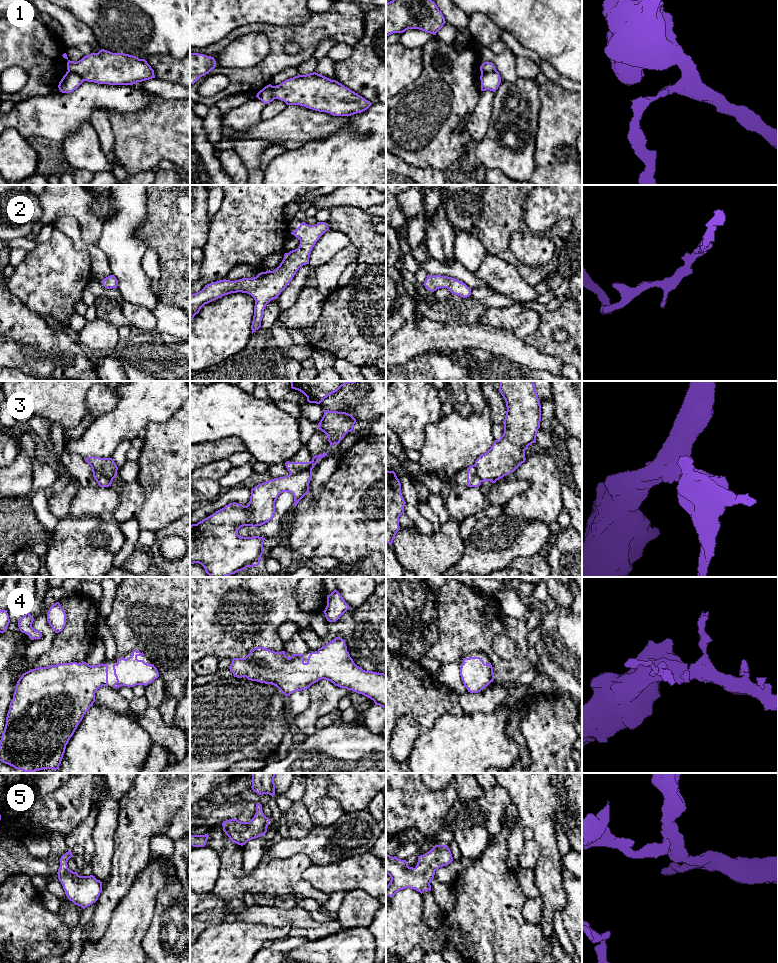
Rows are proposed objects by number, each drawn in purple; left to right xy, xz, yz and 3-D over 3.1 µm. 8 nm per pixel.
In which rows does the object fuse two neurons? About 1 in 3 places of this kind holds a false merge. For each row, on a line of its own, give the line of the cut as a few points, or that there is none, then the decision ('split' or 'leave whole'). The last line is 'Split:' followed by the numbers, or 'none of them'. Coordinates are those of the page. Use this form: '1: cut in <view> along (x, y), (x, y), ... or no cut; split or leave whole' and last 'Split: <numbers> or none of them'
1: cut in xy along (68, 70), (77, 73), (84, 80); split
2: no cut; leave whole
3: cut in xz along (311, 469), (290, 474); split
4: no cut; leave whole
5: no cut; leave whole
Split: 1, 3

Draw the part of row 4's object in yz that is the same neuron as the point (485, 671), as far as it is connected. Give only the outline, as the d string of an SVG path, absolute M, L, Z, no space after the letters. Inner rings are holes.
M480 657L463 658L460 676L470 693L478 693L494 680L491 663L485 664Z

